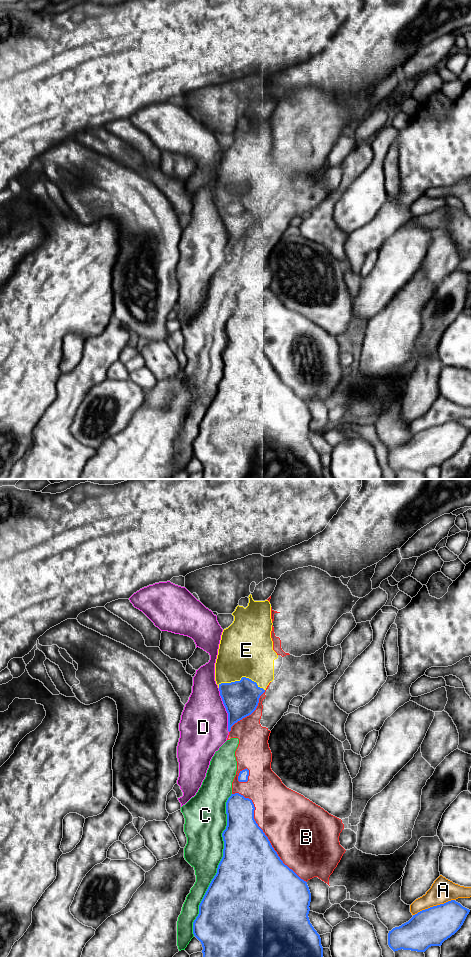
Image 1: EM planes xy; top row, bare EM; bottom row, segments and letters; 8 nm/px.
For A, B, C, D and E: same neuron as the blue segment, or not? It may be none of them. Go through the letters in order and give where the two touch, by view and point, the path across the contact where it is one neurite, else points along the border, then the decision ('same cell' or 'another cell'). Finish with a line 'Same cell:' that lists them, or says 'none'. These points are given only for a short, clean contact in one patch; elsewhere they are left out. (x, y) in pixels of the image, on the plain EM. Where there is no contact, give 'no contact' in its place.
A: meets blue in xy at (433, 426); another cell
B: meets blue in xy at (264, 353); another cell
C: meets blue in xy at (219, 384); another cell
D: meets blue in xy at (226, 230); another cell
E: meets blue in xy at (241, 198); same cell
Same cell: E

